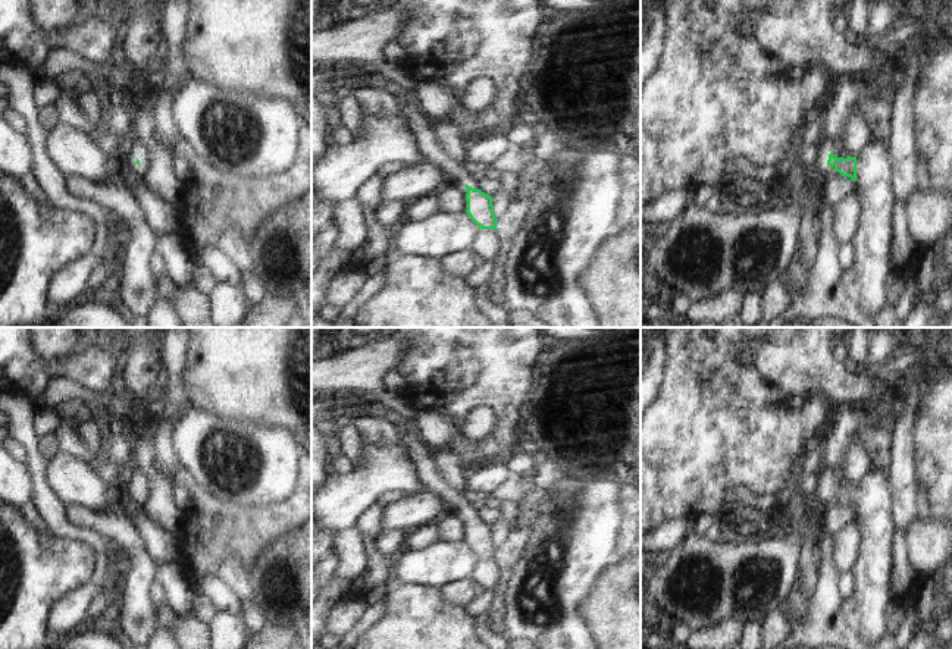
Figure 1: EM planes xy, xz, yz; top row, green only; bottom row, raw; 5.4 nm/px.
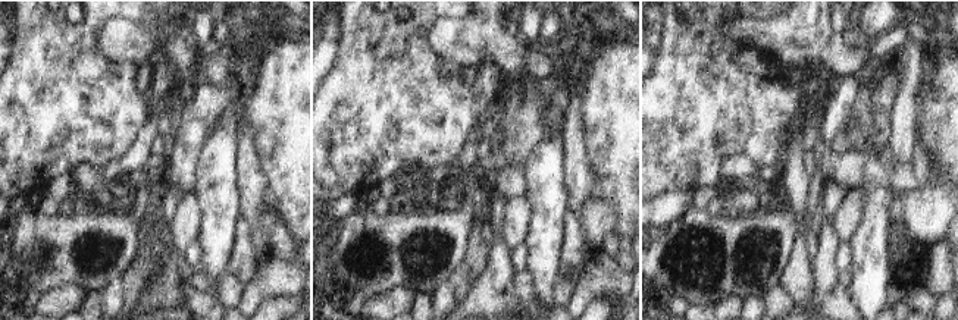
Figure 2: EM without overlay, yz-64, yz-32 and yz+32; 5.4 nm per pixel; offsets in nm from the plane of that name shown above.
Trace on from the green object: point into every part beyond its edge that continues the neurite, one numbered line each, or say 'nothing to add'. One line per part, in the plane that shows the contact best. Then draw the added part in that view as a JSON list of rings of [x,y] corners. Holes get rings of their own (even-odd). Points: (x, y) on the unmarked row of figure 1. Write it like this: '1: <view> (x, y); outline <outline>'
1: xz (487, 573); outline [[[479,555],[479,561],[472,574],[472,579],[485,587],[485,592],[494,590],[494,587],[502,579],[502,570],[500,568],[497,559],[494,558],[482,558]]]
2: yz (820, 494); outline [[[826,468],[824,470],[817,489],[812,493],[812,498],[824,502],[826,505],[832,504],[834,501],[834,495],[827,493],[830,482],[833,482],[836,487],[840,486],[840,482],[836,479],[834,468]]]

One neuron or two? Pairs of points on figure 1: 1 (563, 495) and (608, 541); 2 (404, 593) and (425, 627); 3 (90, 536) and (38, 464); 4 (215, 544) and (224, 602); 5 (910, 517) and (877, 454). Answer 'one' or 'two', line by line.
1: one
2: one
3: one
4: two
5: two

